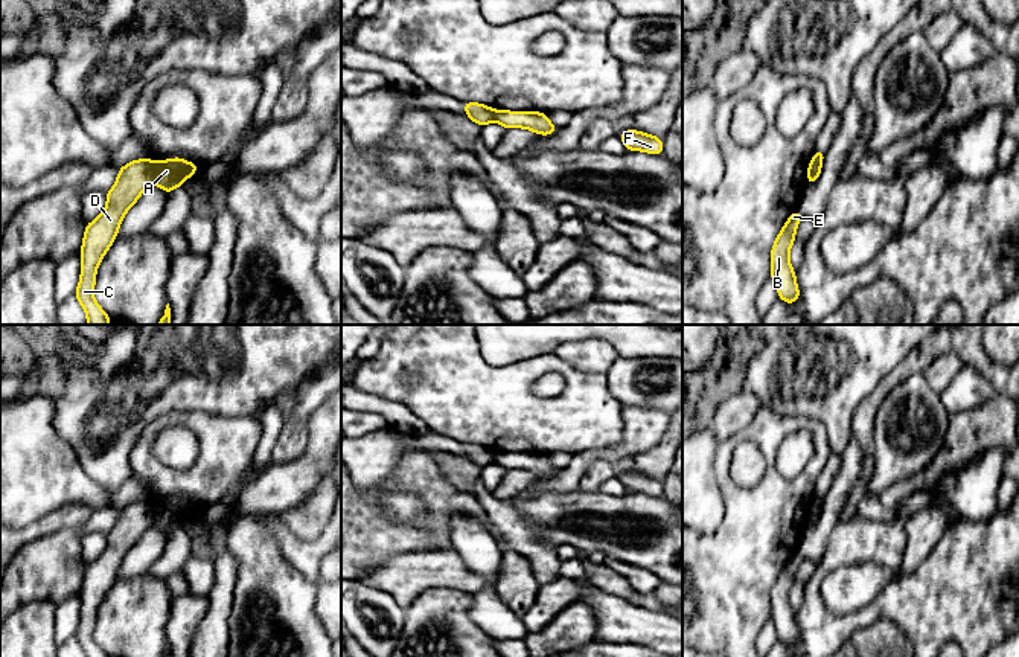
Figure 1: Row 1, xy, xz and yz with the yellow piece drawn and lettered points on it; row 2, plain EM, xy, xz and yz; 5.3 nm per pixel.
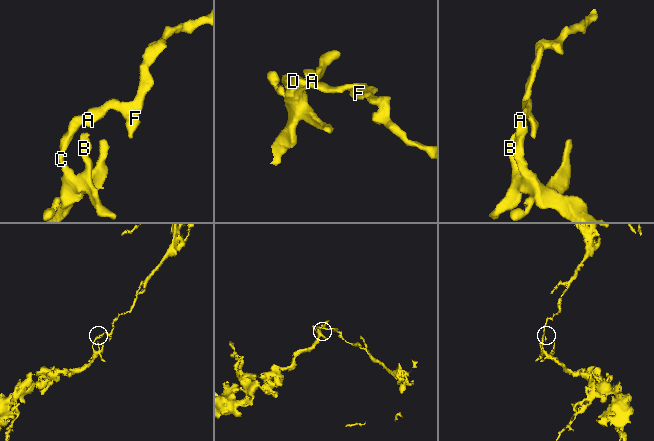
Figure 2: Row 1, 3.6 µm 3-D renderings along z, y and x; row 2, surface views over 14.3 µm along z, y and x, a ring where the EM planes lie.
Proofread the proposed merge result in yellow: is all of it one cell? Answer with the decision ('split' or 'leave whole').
split

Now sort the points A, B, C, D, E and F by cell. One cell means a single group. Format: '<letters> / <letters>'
A F / B C D E

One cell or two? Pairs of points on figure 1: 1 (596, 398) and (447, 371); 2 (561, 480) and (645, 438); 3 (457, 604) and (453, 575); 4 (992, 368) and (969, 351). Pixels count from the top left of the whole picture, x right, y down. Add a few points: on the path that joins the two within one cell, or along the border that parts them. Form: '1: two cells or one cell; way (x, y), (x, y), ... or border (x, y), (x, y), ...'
1: one cell; way (559, 410), (498, 410), (483, 404)
2: one cell; way (582, 462), (590, 456), (613, 455), (623, 450)
3: two cells; border (469, 592), (427, 589), (421, 595)
4: one cell; way (986, 366), (975, 355)

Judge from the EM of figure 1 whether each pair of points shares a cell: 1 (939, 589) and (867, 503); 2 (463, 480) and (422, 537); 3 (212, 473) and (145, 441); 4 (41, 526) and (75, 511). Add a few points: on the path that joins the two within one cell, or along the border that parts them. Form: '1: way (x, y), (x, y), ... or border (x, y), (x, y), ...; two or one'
1: border (855, 514), (873, 520), (896, 519); two
2: border (436, 461), (440, 473), (457, 490), (471, 494); two
3: way (191, 479), (166, 479), (150, 462); one
4: way (49, 523), (67, 515); one

